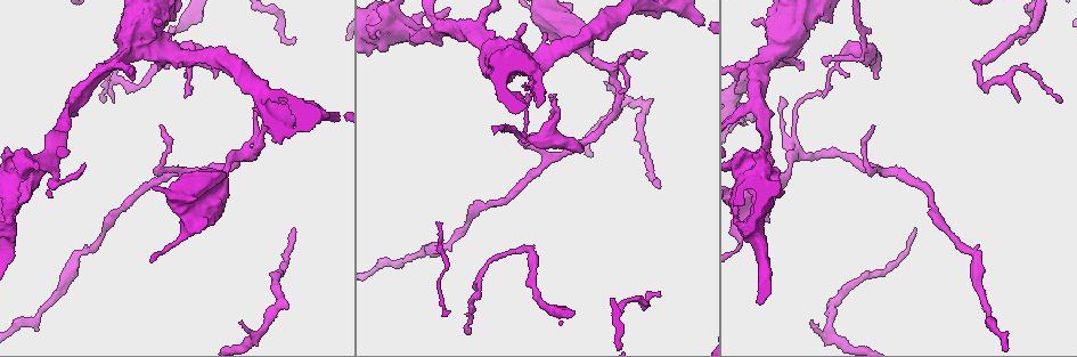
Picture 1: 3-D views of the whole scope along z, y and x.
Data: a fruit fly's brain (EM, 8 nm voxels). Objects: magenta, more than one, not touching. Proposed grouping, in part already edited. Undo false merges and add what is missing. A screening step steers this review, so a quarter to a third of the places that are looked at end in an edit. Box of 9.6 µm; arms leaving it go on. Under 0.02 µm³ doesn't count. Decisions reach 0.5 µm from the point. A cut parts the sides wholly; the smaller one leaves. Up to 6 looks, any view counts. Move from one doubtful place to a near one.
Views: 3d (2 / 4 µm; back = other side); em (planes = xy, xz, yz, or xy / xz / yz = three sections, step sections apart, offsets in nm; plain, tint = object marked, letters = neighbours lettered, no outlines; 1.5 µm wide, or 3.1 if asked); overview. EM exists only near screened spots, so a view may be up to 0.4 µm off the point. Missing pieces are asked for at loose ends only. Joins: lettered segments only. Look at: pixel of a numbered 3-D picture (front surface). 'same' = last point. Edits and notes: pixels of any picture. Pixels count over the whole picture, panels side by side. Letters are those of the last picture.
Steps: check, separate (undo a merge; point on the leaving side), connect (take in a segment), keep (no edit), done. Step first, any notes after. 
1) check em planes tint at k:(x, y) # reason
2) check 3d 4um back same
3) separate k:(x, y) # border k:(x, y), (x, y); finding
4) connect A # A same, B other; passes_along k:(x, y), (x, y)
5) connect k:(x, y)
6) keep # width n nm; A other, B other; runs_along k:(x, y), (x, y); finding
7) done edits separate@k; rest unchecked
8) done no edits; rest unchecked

check 3d 4um at 1:(1026, 39) # tapers out

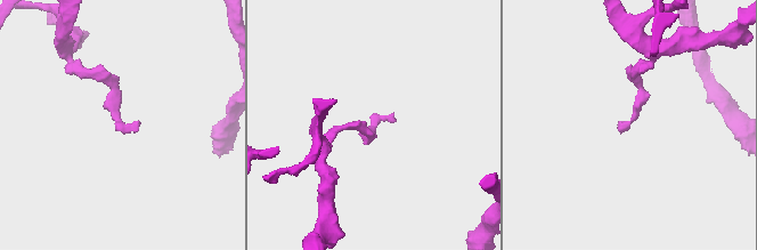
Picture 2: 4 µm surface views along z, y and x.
check em xy step 4 tint at 2:(393, 120) # shape alone is not enough

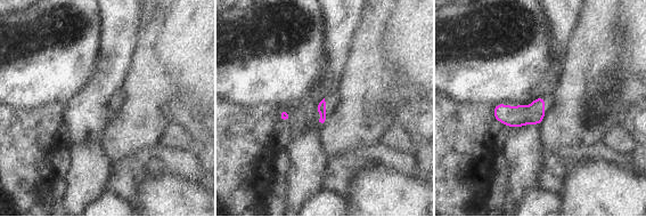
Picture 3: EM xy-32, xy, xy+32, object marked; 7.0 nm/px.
check em xy step 4 letters same

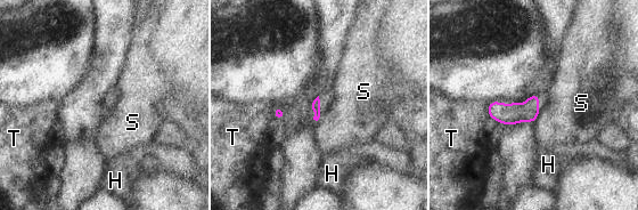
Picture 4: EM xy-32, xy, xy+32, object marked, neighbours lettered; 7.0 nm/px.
keep # H other, S other, T other; border 4:(540, 110), (537, 118), (531, 122); none of them fits

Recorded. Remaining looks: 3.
check 3d 4um at 1:(294, 228) # branch stops here

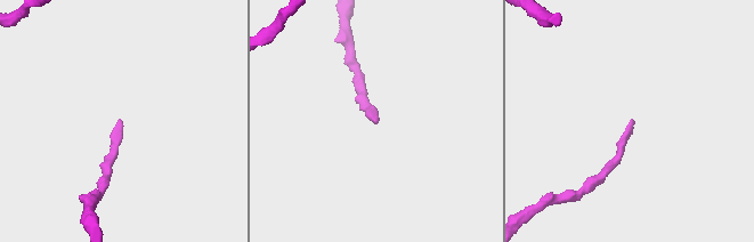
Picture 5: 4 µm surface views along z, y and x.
check em planes plain at 5:(118, 121)

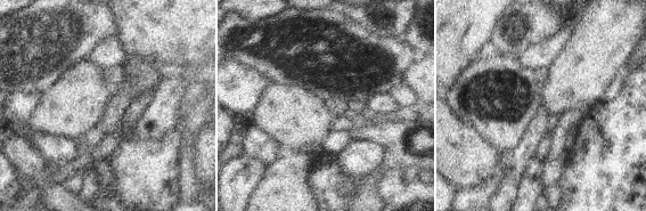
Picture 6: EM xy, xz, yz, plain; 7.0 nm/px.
check em planes letters same

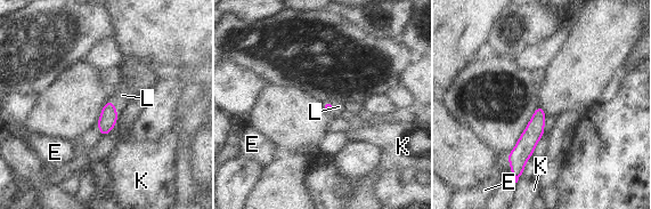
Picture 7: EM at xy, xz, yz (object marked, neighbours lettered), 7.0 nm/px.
connect L # longest_contact L 120 nm; E other, K other, L same; passes_along 7:(107, 120), (115, 107), (122, 95); it goes on there

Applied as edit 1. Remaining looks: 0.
done edits connect@7; rest unchecked

